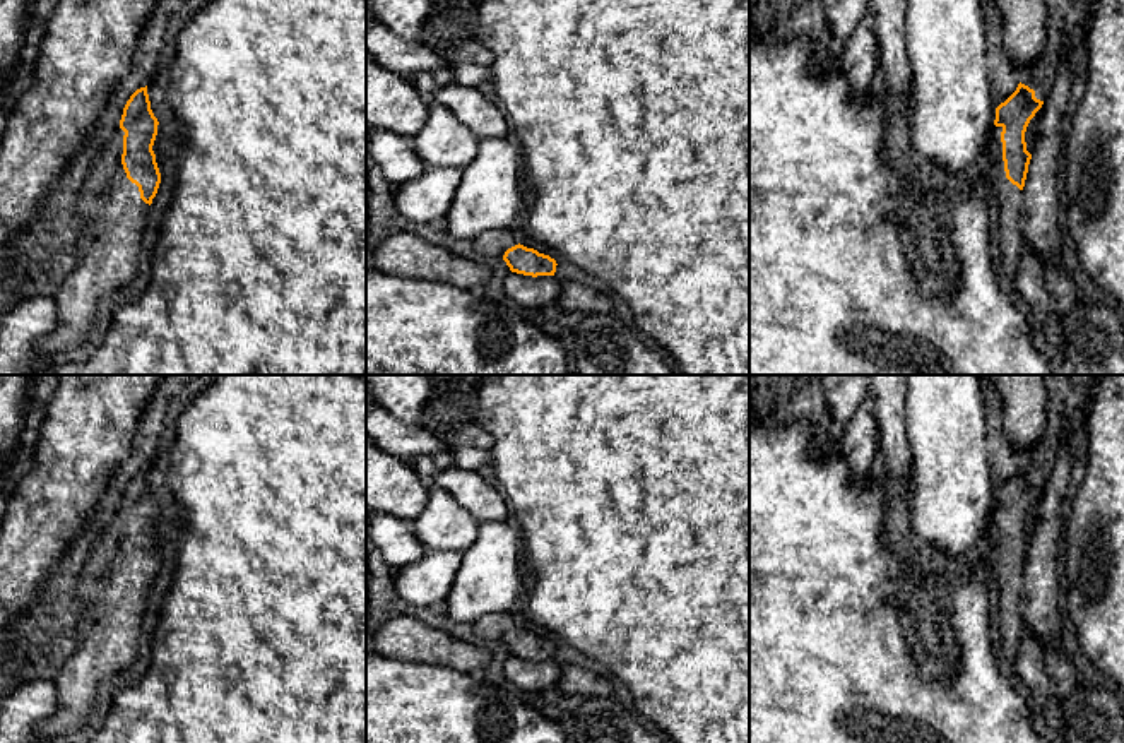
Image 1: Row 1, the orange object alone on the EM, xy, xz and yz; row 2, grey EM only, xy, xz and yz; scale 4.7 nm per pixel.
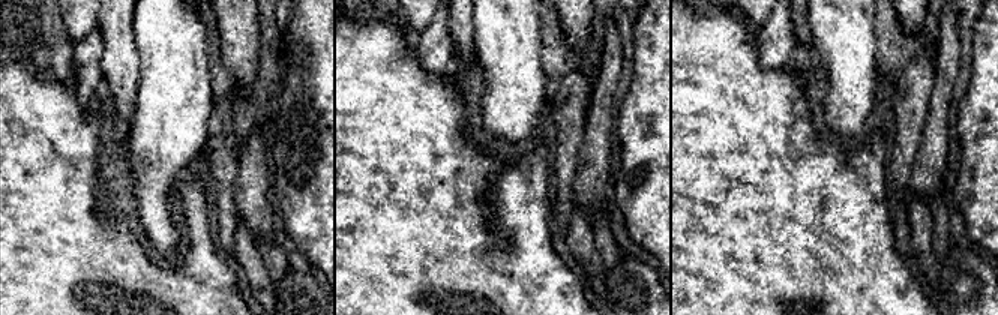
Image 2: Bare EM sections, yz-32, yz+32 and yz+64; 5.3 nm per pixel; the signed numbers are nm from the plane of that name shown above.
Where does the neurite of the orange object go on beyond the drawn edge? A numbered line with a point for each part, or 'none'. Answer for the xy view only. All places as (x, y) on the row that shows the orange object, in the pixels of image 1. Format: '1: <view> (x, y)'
1: xy (112, 213)

